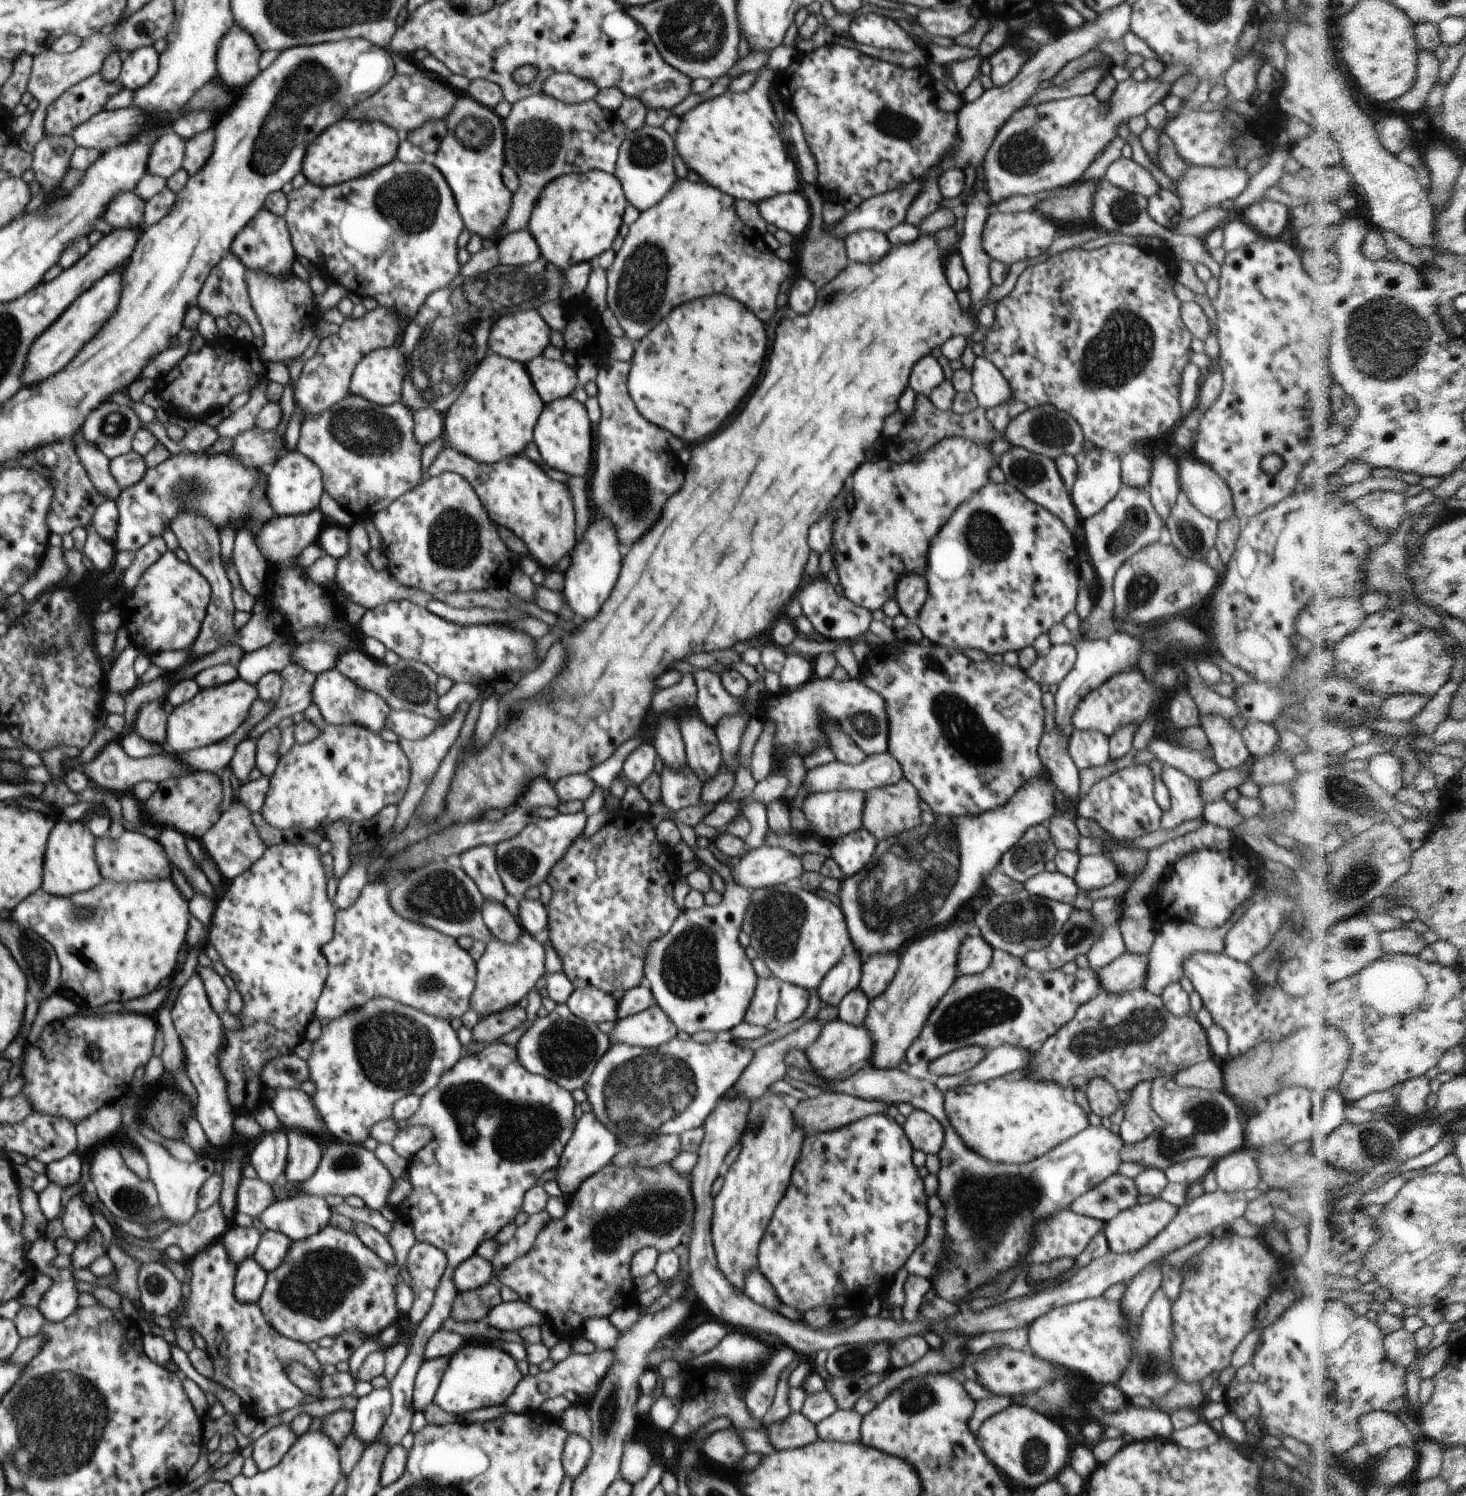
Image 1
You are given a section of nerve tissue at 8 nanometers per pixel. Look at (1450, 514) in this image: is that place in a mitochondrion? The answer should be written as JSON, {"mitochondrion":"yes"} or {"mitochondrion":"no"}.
{"mitochondrion":"no"}

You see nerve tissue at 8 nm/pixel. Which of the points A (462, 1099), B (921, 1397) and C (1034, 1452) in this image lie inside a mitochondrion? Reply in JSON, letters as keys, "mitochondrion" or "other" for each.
{"A":"mitochondrion","B":"mitochondrion","C":"mitochondrion"}

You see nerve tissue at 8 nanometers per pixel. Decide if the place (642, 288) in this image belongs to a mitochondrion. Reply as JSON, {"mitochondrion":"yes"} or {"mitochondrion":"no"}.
{"mitochondrion":"yes"}

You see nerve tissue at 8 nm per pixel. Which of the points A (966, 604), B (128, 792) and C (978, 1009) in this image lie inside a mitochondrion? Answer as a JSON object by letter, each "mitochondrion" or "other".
{"A":"other","B":"other","C":"mitochondrion"}

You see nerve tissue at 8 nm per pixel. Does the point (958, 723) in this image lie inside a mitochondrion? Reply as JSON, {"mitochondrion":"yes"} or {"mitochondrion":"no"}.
{"mitochondrion":"yes"}

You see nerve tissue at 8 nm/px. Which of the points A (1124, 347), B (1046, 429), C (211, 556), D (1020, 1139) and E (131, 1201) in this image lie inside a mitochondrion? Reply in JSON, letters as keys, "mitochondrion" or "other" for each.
{"A":"mitochondrion","B":"mitochondrion","C":"other","D":"other","E":"mitochondrion"}

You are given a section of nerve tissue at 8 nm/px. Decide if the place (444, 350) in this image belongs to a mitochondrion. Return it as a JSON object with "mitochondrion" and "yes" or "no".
{"mitochondrion":"yes"}

